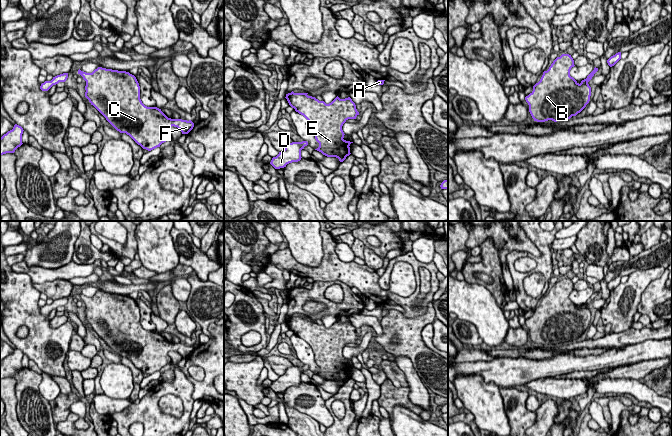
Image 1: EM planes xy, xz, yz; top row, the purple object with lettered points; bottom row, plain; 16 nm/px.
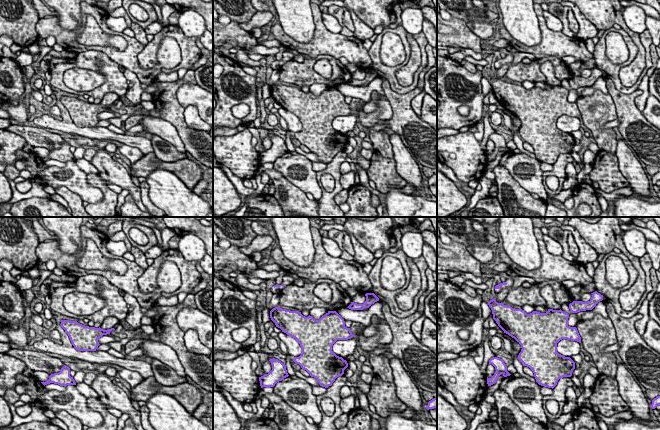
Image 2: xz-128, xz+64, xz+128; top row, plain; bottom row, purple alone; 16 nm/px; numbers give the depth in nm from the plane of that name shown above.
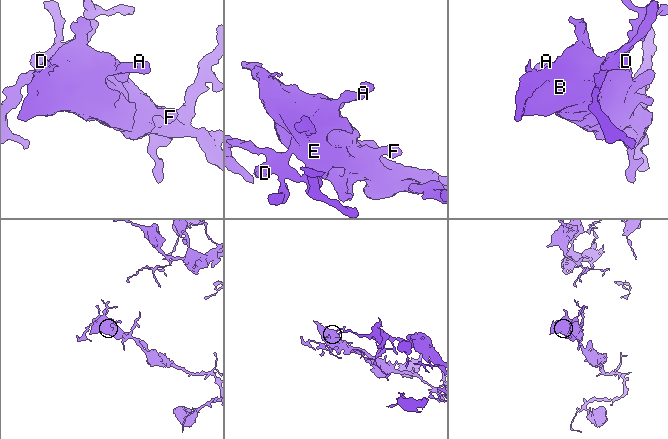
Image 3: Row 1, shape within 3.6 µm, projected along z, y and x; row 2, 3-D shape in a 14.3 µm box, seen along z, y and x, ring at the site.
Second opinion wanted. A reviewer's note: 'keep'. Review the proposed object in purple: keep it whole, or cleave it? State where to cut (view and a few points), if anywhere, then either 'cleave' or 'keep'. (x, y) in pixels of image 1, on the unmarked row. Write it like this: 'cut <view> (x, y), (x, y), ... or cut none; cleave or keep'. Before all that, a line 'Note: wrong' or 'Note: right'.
Note: right
cut none; keep

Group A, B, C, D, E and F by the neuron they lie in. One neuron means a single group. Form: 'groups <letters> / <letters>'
groups A B C D E F

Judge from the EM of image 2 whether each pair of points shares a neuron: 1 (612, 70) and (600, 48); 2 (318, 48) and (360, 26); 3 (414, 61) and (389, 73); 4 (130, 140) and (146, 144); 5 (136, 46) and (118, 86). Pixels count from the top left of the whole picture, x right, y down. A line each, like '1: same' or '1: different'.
1: same
2: different
3: different
4: same
5: different

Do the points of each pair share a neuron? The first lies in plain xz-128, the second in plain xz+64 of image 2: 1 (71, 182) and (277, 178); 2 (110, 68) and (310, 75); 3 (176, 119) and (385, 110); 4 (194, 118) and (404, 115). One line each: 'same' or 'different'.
1: different
2: same
3: different
4: different

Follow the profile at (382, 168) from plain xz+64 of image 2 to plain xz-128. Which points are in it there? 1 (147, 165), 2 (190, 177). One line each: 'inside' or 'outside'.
1: inside
2: inside

